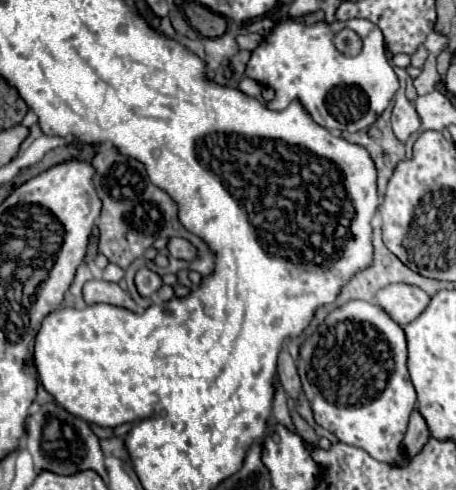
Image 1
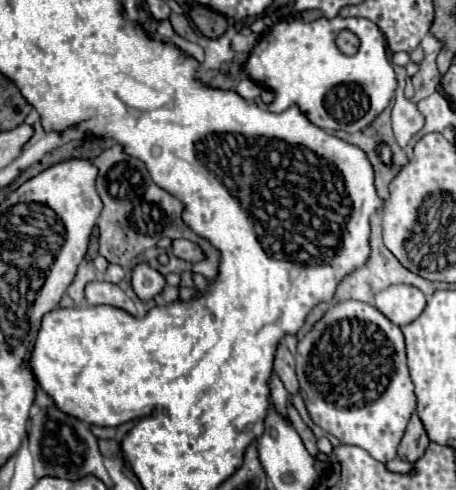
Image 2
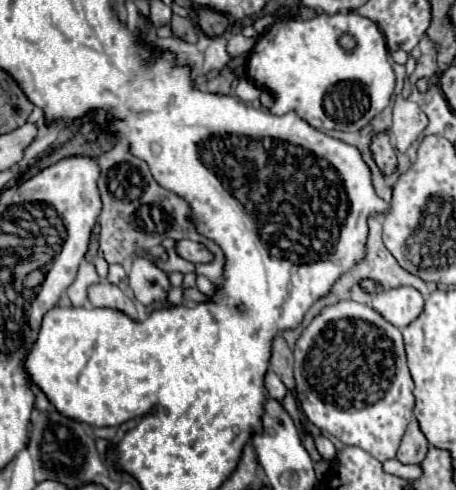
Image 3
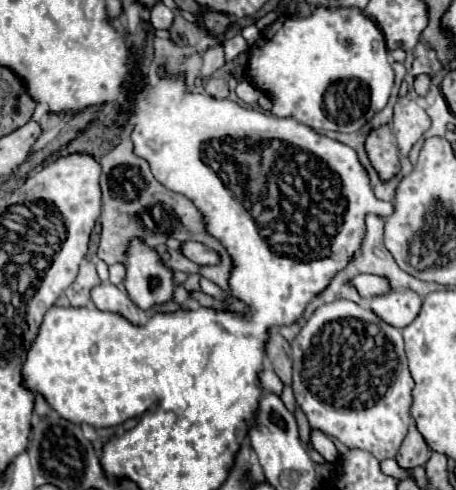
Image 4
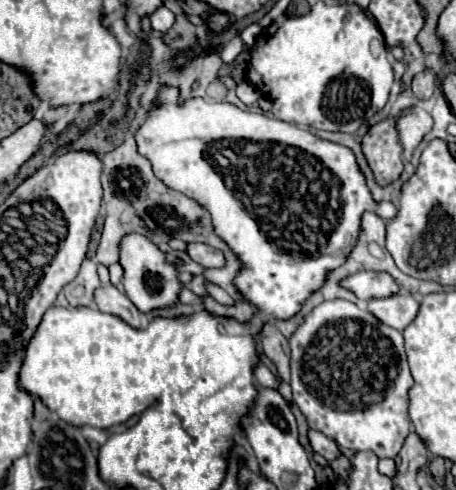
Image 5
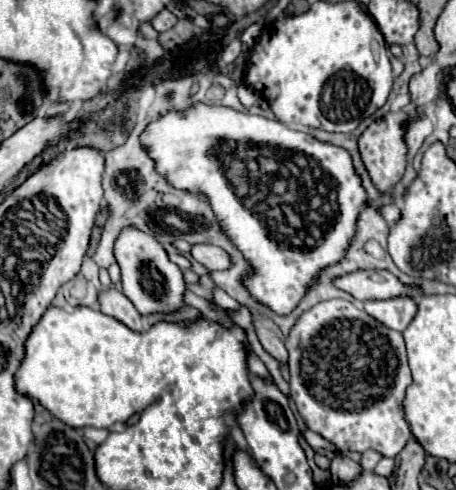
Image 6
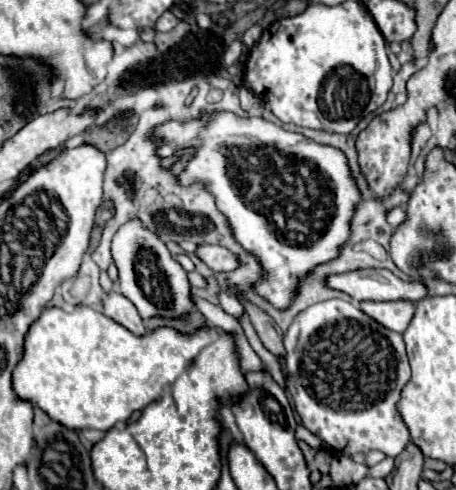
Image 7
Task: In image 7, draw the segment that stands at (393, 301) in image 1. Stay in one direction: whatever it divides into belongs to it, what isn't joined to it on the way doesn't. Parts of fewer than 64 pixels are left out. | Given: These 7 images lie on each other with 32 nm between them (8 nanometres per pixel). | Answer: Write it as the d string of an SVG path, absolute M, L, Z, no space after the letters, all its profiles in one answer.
M406 300L360 302L360 310L368 314L372 320L376 320L378 324L382 324L384 328L394 332L404 332L414 314L412 302L406 302Z

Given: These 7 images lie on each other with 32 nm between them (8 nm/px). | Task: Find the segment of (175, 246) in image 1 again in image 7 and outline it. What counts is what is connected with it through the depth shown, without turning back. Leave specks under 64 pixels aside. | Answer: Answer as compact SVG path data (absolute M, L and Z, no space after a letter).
M200 246L196 254L214 270L214 272L232 272L240 266L240 258L222 246Z

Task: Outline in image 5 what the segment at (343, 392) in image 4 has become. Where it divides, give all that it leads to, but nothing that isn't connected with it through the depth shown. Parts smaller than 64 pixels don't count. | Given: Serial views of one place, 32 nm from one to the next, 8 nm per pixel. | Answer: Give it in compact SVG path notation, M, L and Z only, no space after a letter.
M330 300L318 304L288 340L292 368L294 404L306 416L312 430L322 432L344 450L372 450L380 458L394 458L410 432L408 420L408 388L414 384L408 370L404 338L398 330L382 324L368 310L358 308L348 300Z

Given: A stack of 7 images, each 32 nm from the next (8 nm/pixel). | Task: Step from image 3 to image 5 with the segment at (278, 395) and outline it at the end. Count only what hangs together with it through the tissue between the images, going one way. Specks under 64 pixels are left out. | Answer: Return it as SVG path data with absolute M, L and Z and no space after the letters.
M256 364L254 366L254 378L262 384L262 386L270 386L270 388L278 388L278 380L276 380L276 376L264 366L264 364Z

